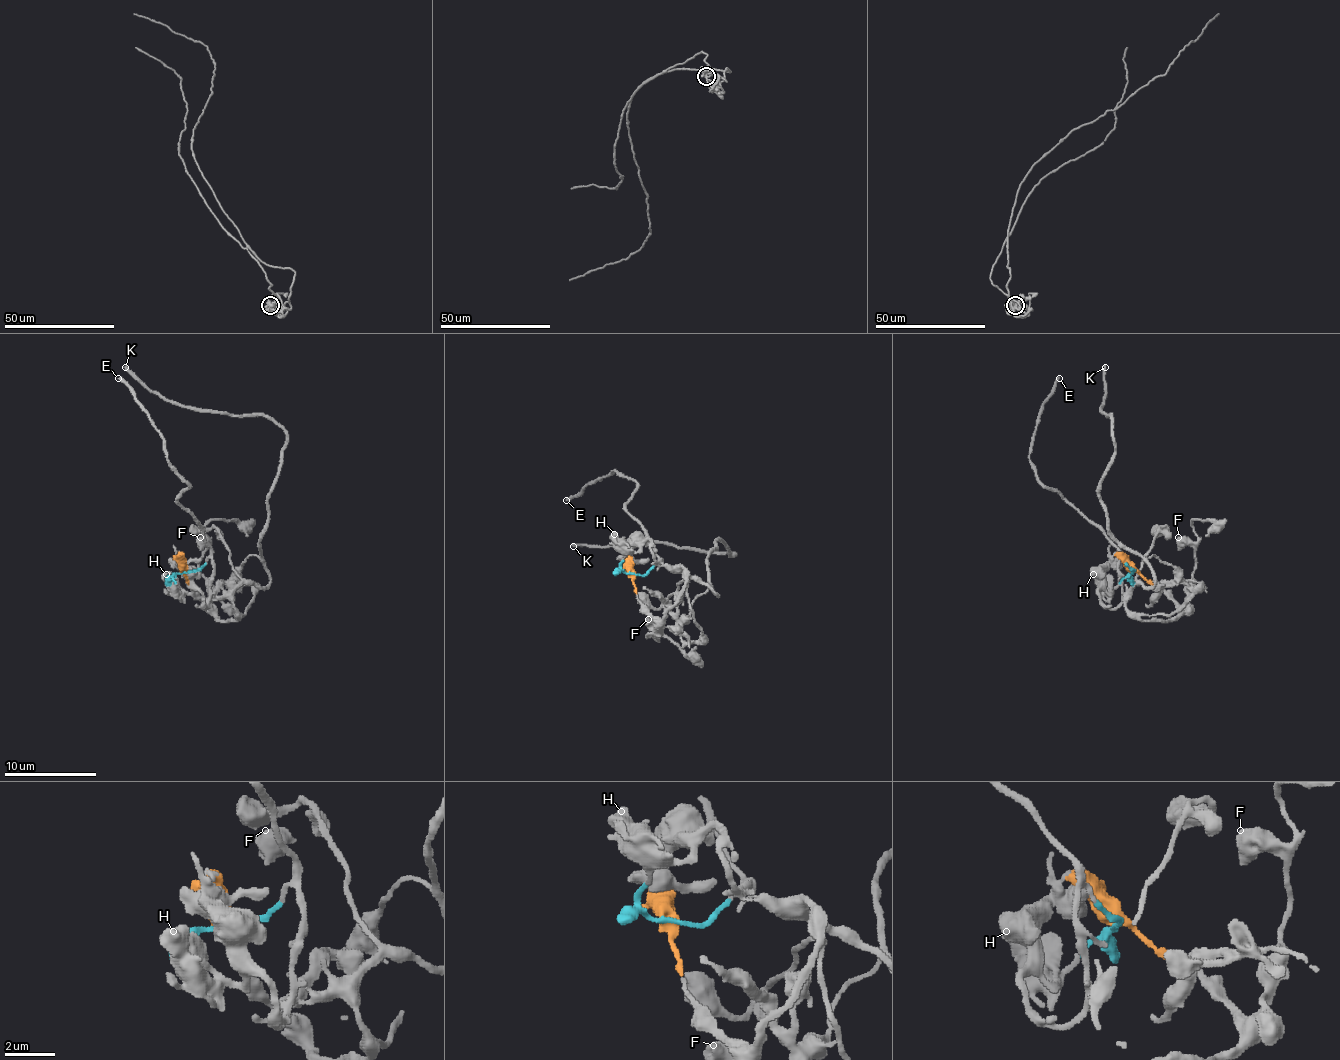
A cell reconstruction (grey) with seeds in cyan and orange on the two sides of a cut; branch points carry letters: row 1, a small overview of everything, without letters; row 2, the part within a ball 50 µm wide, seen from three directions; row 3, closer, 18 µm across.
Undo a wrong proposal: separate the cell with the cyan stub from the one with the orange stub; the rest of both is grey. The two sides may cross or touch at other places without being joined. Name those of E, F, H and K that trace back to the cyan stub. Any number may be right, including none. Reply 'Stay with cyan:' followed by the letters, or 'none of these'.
Stay with cyan: E, H

